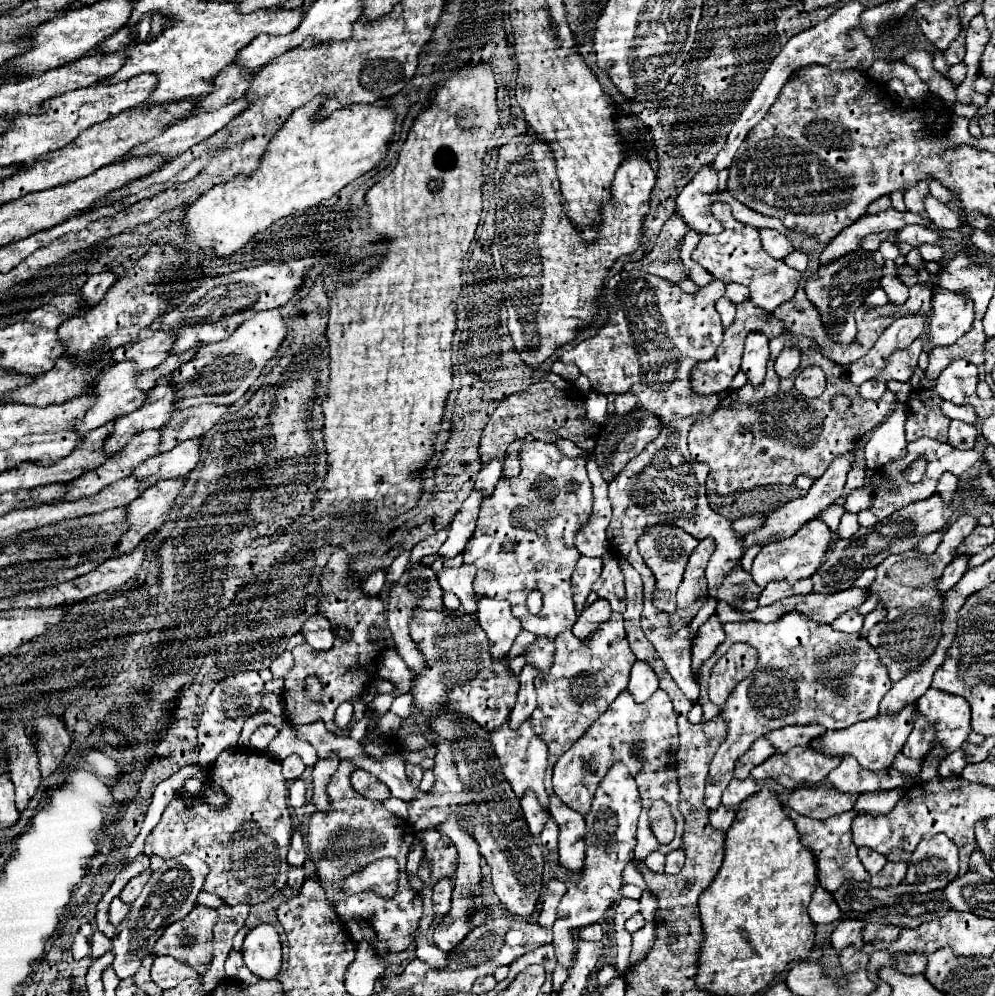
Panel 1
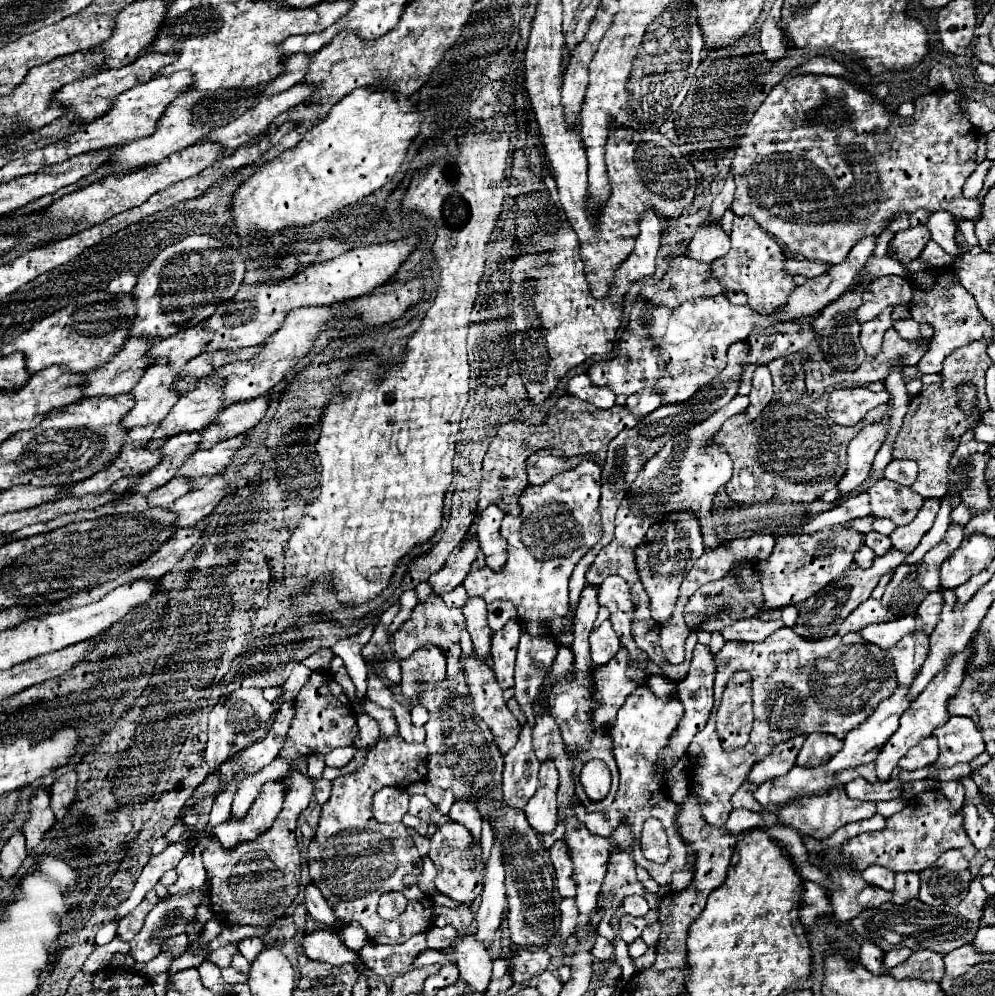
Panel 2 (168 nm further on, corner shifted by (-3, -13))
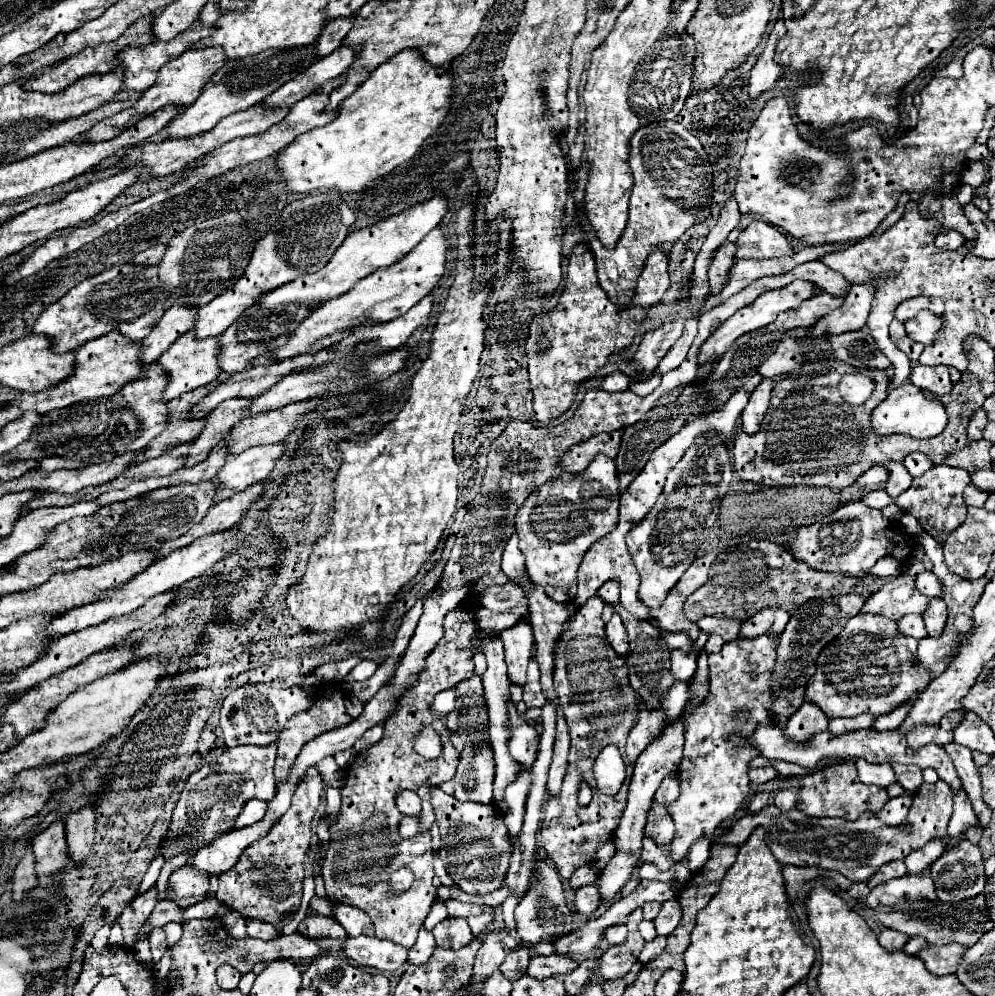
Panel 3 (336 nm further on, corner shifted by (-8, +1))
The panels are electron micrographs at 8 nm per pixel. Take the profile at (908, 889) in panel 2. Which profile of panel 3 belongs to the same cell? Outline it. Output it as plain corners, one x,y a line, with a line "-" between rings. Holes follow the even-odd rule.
931,841
931,845
925,845
923,849
909,853
909,857
905,859
907,873
909,875
923,873
935,861
935,857
939,857
943,851
945,851
945,845
939,845
939,841

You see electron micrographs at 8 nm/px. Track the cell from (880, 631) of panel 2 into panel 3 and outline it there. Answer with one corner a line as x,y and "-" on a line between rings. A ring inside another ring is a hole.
909,613
909,615
903,615
901,619
897,619
897,629
903,635
911,635
915,639
927,637
927,629
925,629
925,623
923,623
923,617
915,615
915,613

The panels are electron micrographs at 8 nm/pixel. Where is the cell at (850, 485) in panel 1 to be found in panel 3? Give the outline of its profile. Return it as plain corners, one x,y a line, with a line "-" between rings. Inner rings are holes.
877,489
877,491
869,491
861,497
861,501
867,505
867,507
873,507
873,509
881,509
885,505
891,503
891,497
887,495
887,491
883,489

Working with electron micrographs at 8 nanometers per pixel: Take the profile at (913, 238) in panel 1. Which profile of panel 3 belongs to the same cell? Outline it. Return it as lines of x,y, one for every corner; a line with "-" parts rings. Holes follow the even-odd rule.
945,231
935,237
935,245
939,249
959,249
965,243
965,237
957,231

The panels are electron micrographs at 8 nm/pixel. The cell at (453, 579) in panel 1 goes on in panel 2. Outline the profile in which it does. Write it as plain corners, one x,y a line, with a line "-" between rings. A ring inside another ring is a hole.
470,597
468,603
462,607
466,617
466,629
474,643
474,653
482,661
490,661
490,639
492,631
486,623
486,603
480,597

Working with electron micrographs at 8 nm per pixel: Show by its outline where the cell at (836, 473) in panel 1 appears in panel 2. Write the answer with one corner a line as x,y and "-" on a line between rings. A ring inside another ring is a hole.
886,419
878,421
874,425
866,425
850,441
850,445
848,445
848,471
842,477
842,481
838,483
838,489
844,495
848,495
852,489
860,487
868,479
872,461
886,439
886,427
890,427
890,423

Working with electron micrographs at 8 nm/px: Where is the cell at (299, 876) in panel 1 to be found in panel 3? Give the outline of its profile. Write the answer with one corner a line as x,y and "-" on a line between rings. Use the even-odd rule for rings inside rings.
311,913
307,915
301,923
299,923
299,931
307,933
309,937
345,937
343,927
337,925
333,919
319,915
319,913

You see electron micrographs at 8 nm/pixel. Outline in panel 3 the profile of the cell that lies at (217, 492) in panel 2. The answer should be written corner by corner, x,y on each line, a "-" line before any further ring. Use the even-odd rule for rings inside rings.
275,443
249,447
247,451
229,457
217,473
215,501
227,499
233,493
243,491
245,487
263,481
271,473
275,461
283,455
283,451
283,443

